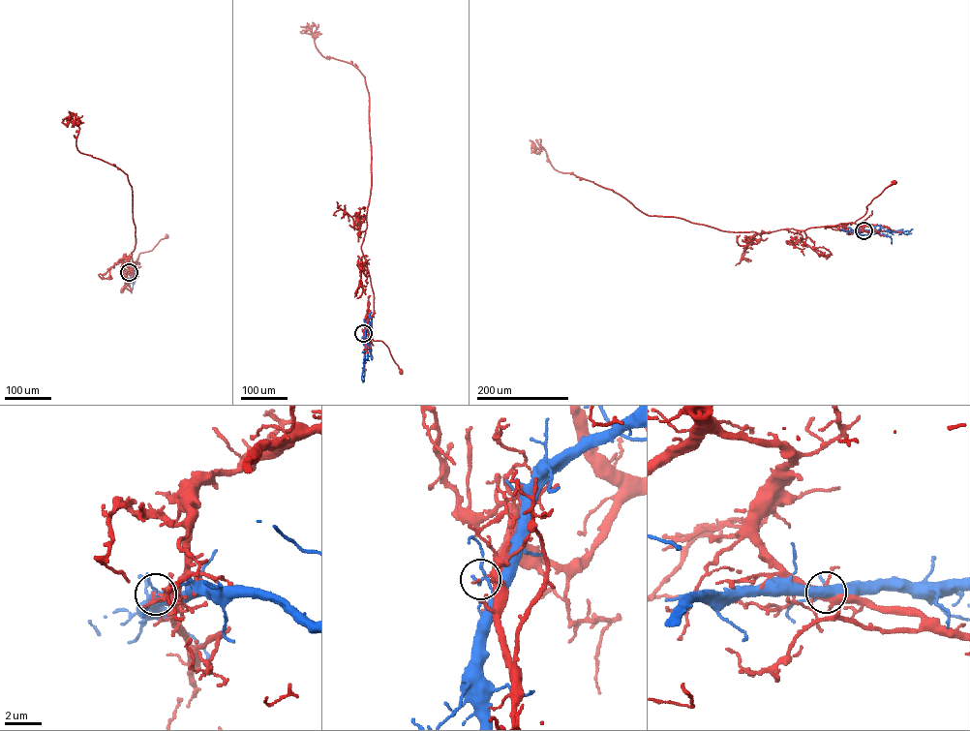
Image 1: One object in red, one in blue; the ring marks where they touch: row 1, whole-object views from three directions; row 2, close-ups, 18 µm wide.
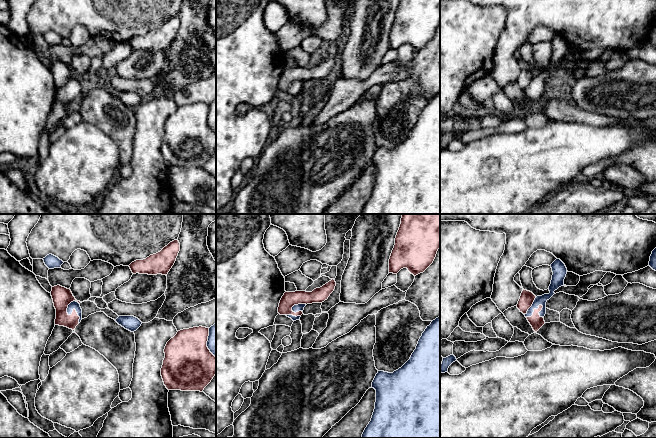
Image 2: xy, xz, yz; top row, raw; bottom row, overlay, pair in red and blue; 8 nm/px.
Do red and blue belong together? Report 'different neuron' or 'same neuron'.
different neuron

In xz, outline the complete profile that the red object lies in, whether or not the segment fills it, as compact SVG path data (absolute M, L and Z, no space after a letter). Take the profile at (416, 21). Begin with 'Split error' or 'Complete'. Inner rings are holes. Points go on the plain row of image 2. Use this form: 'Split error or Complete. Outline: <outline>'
Complete. Outline: M400 0L389 35L389 49L407 44L414 52L423 49L440 24L440 0Z

